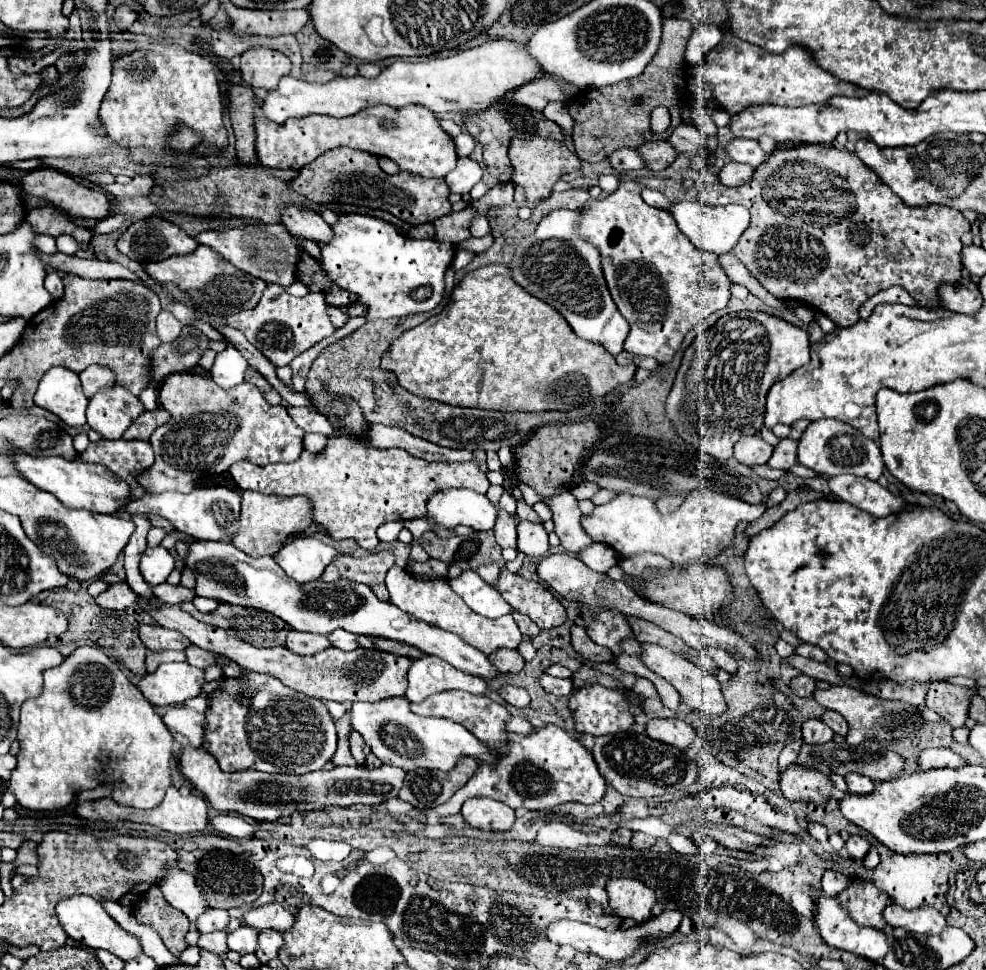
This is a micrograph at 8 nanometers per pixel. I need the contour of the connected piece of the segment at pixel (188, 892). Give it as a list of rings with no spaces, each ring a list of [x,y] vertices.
[[[170,868],[166,878],[160,882],[160,890],[174,908],[190,918],[192,925],[189,930],[196,930],[194,920],[208,908],[208,902],[196,884],[196,878],[178,868]]]

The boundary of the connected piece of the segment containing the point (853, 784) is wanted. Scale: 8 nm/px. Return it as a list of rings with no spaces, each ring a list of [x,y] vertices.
[[[850,774],[846,776],[846,784],[848,784],[848,790],[850,794],[860,794],[860,796],[866,796],[870,792],[874,792],[874,782],[866,776],[858,776],[858,774]]]

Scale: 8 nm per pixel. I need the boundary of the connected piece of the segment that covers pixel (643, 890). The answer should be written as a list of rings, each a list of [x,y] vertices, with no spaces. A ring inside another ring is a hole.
[[[614,878],[606,884],[608,904],[616,916],[632,918],[638,924],[646,922],[652,916],[652,906],[656,904],[654,890],[646,888],[640,880],[634,878]]]

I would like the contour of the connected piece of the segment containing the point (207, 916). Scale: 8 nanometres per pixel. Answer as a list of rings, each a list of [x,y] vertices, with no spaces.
[[[208,908],[196,922],[196,928],[206,934],[206,932],[216,932],[216,930],[226,930],[230,922],[230,916],[226,910],[218,910],[218,908]]]

